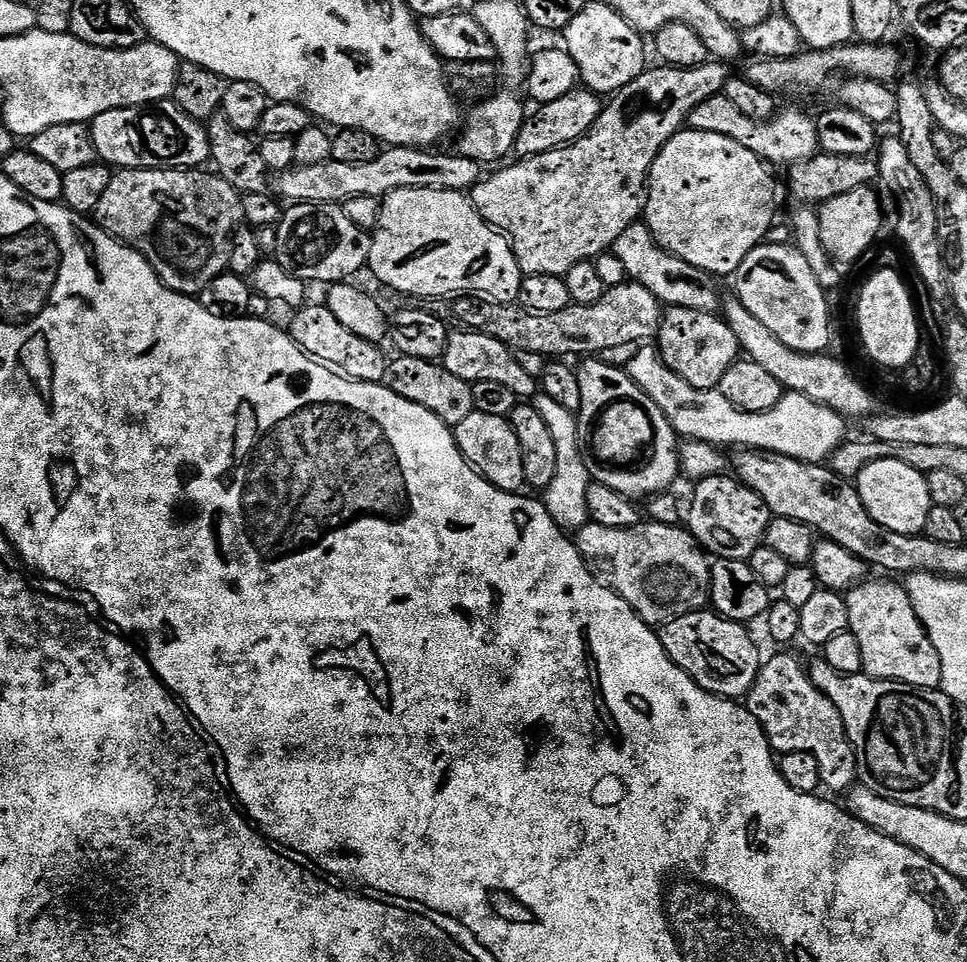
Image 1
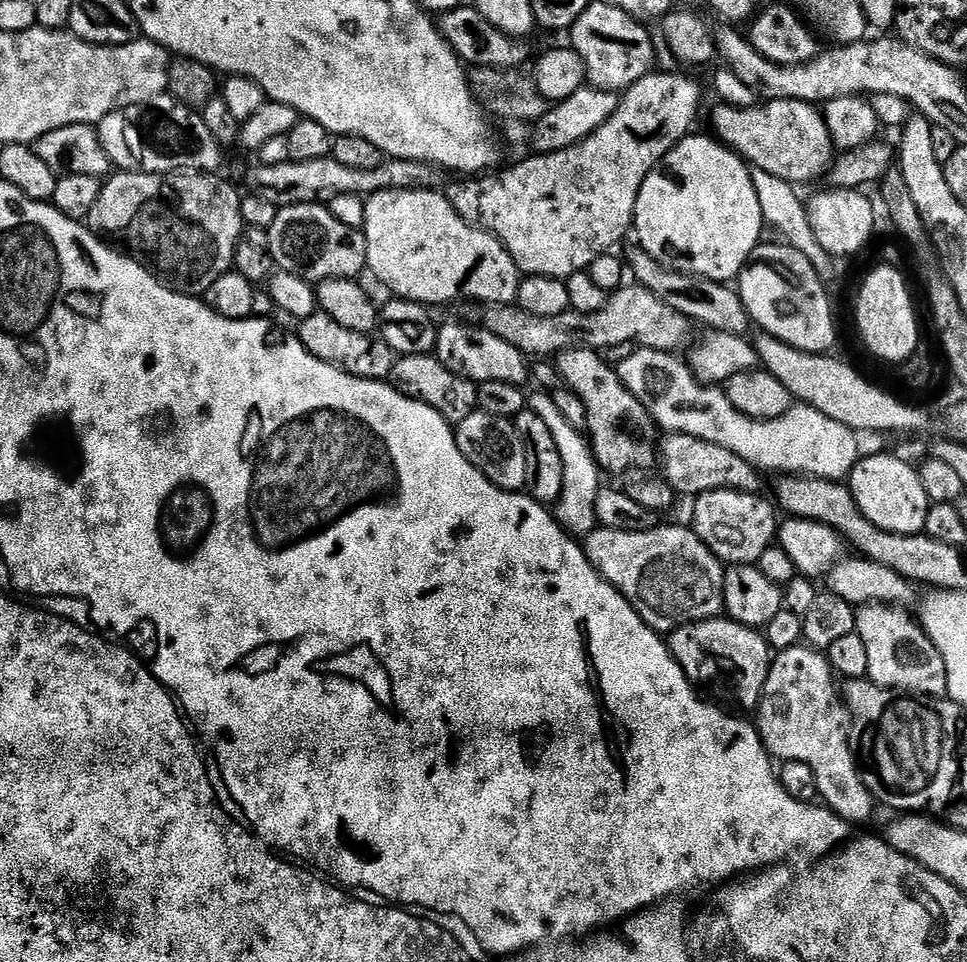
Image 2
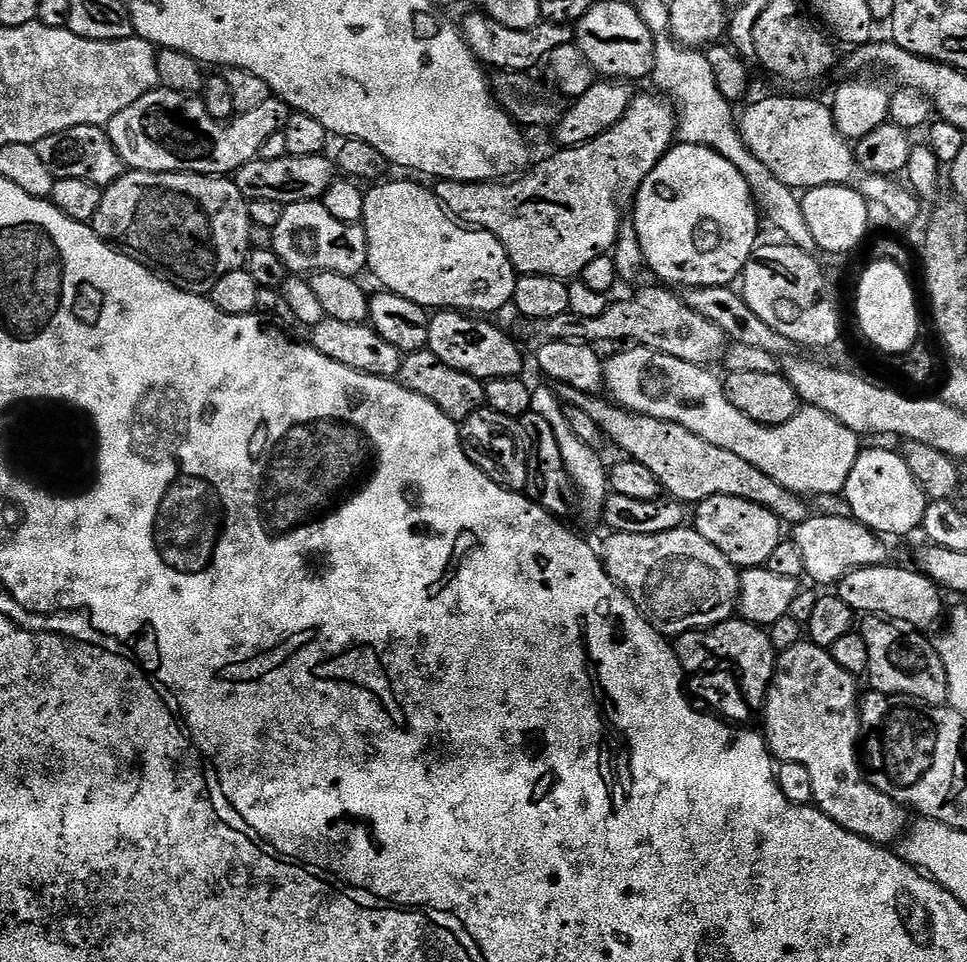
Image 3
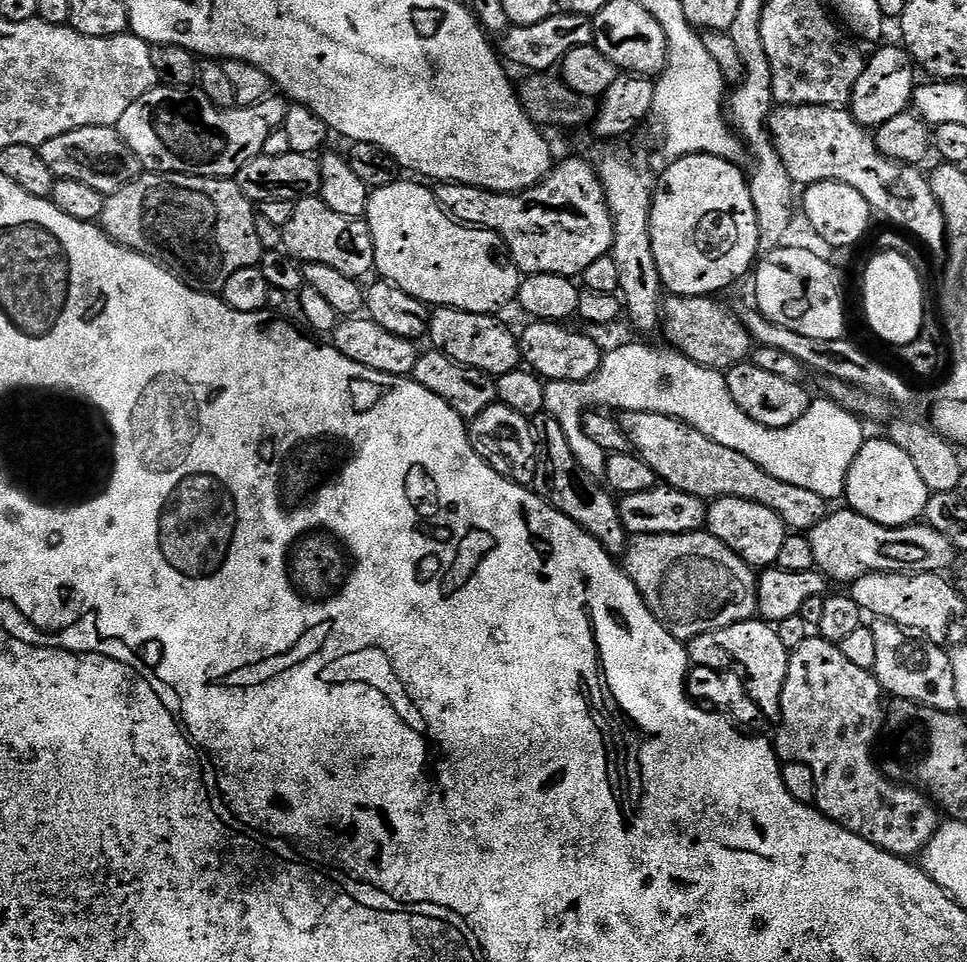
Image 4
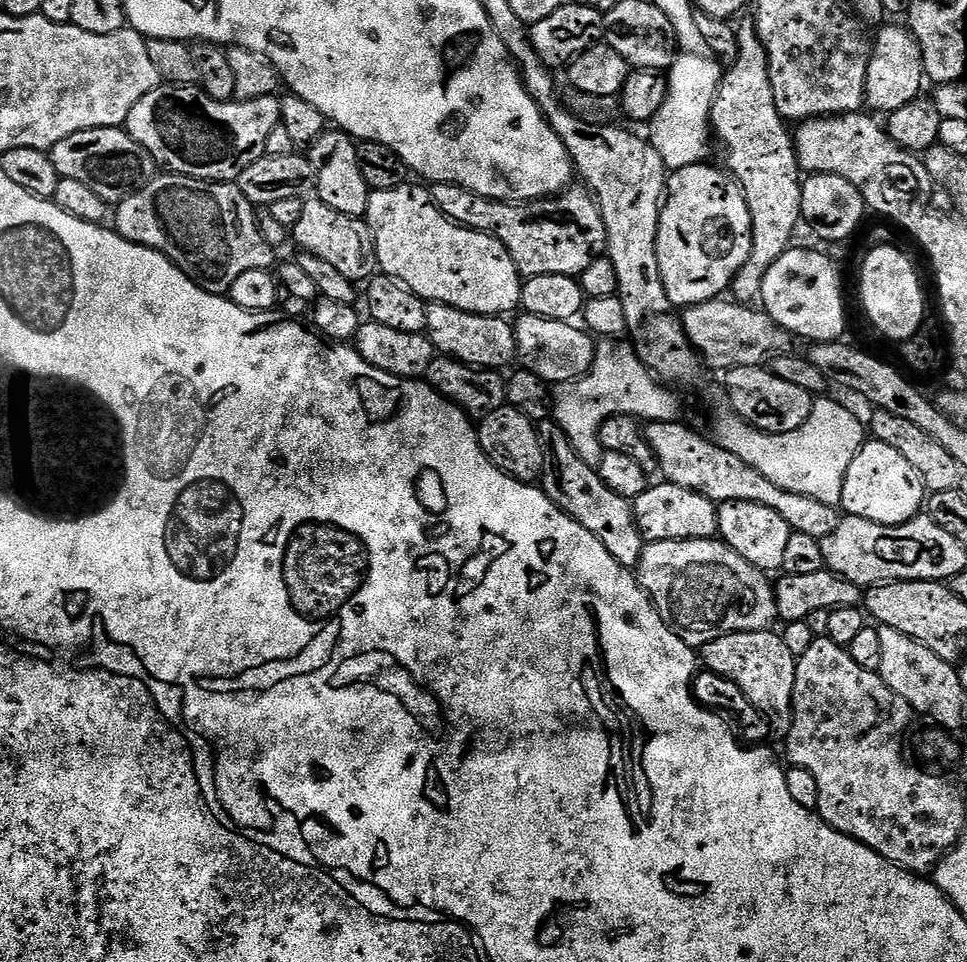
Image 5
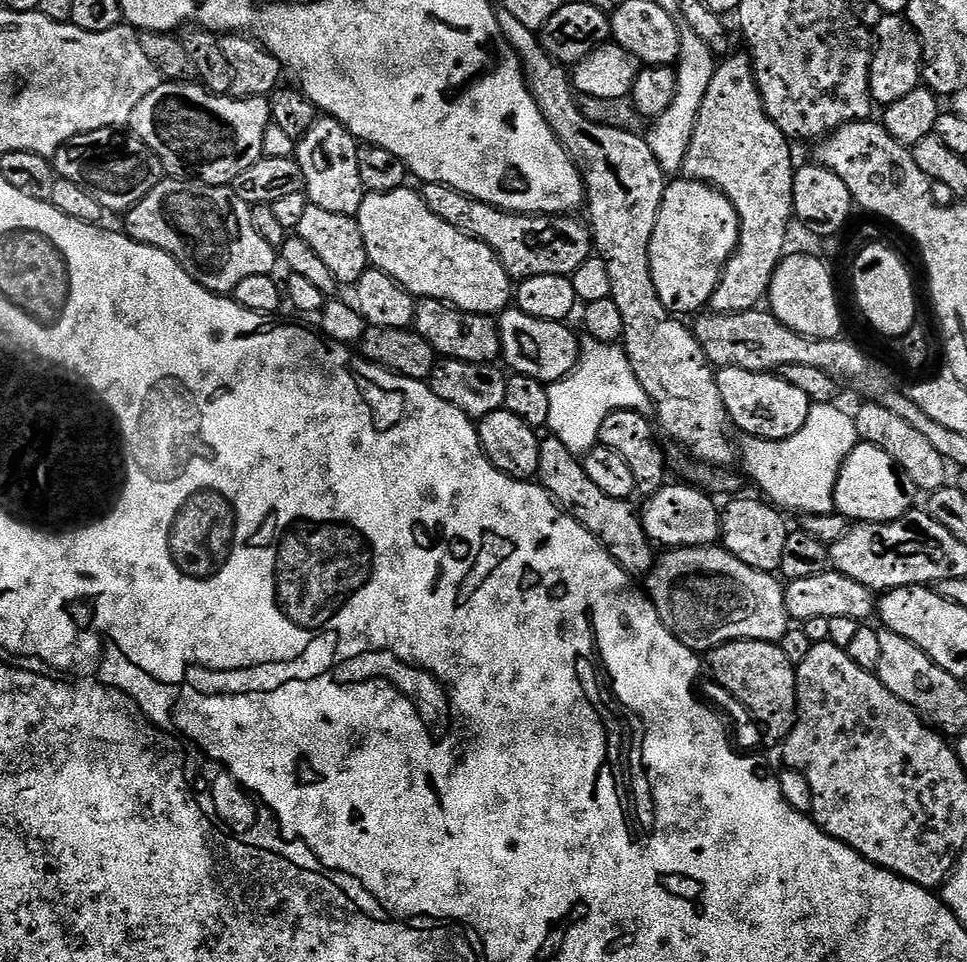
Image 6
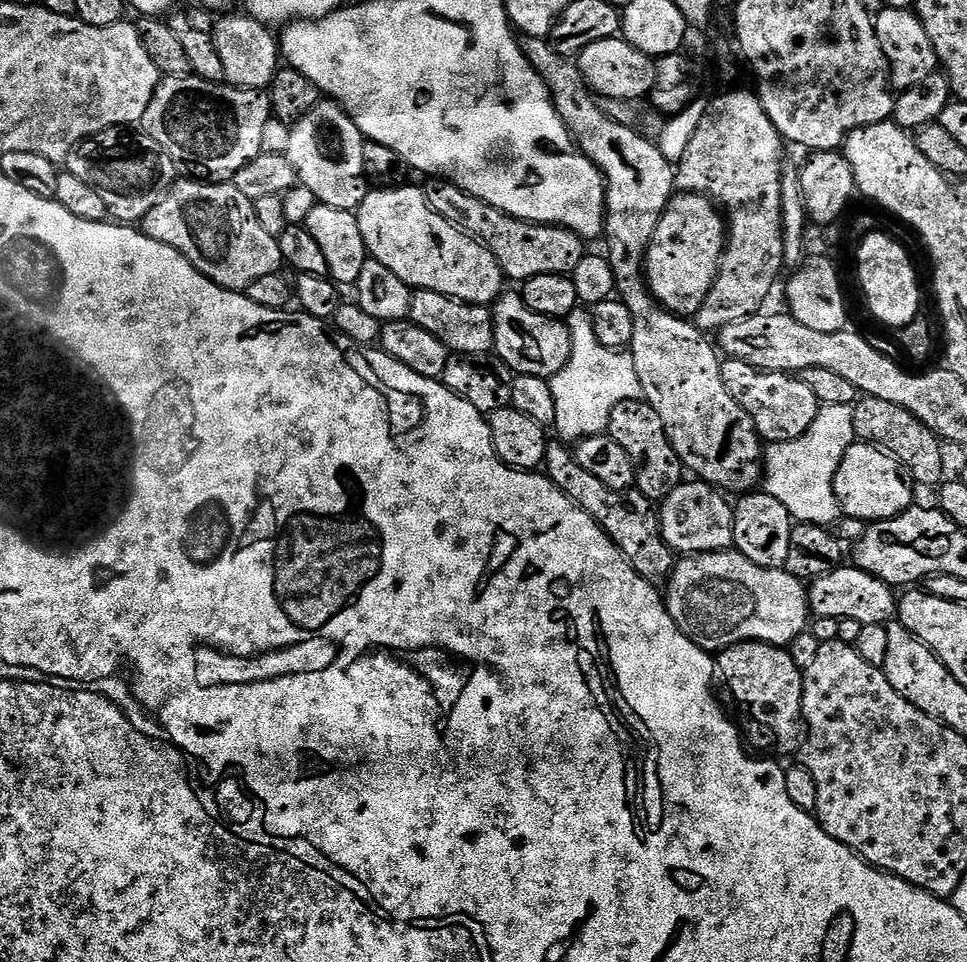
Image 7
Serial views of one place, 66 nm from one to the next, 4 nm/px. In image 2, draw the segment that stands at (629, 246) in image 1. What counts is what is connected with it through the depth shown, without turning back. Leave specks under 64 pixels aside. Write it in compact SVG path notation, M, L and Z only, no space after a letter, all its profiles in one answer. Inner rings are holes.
M632 246L626 255L626 268L639 287L650 290L662 302L666 302L674 310L678 310L682 315L697 325L705 324L705 329L713 332L725 332L735 336L747 337L748 328L753 327L752 317L749 316L746 306L742 302L739 291L735 287L719 280L702 278L689 272L679 272L673 268L668 268L660 264L646 250L638 246Z

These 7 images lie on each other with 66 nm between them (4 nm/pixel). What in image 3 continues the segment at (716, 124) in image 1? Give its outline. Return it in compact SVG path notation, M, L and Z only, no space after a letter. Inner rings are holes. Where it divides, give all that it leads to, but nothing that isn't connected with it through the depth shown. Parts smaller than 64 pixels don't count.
M768 96L765 100L756 100L744 113L739 113L738 127L740 137L746 146L782 182L787 188L793 190L815 190L818 186L831 184L853 183L856 175L861 175L862 169L856 163L856 150L847 137L840 132L834 118L832 109L827 103L820 100L811 100L808 96Z

